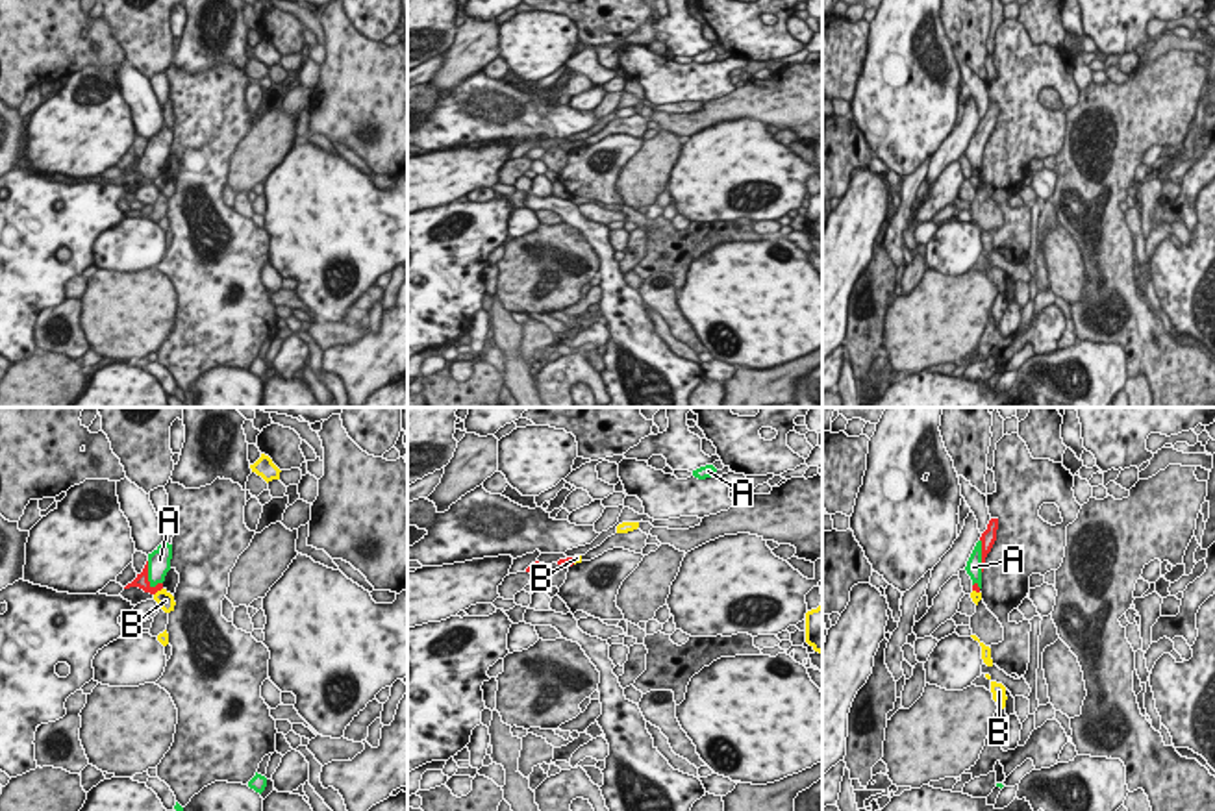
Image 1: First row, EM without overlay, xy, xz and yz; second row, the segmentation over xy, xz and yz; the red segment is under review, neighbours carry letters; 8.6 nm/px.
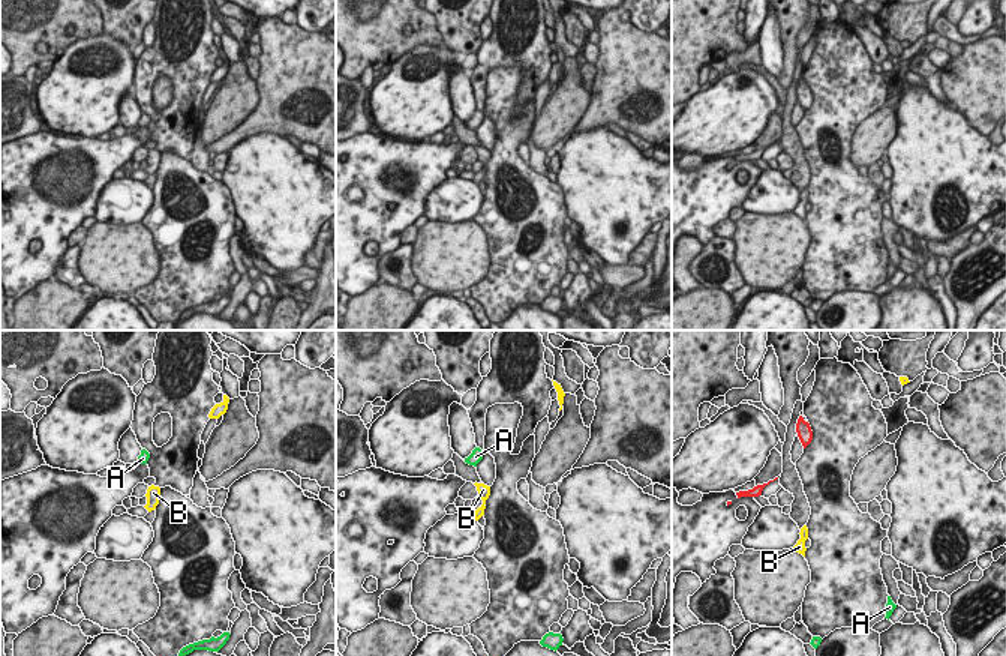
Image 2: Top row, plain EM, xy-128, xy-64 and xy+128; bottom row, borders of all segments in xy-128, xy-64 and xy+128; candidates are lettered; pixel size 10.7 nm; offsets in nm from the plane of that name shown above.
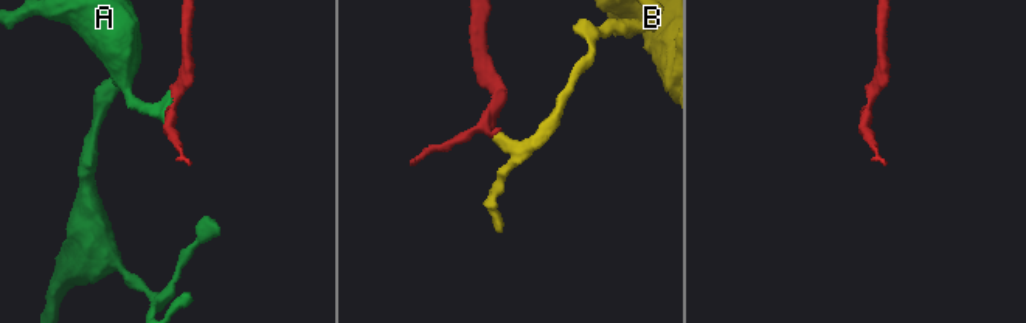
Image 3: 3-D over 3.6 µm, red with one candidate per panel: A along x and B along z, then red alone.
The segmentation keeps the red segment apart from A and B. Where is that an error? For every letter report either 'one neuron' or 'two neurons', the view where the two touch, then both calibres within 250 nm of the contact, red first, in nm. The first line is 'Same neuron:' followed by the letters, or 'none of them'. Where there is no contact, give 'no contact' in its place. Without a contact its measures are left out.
Same neuron: A
A: one neuron; meets red in xy; 120 nm thick on the red side, 190 nm on the other
B: two neurons; meets red in xy; 120 nm thick on the red side, 140 nm on the other

